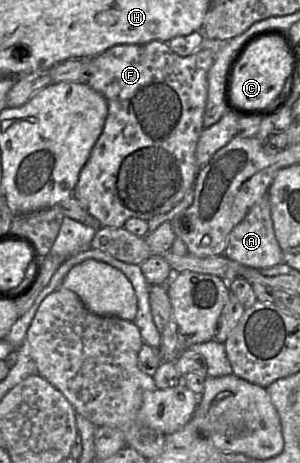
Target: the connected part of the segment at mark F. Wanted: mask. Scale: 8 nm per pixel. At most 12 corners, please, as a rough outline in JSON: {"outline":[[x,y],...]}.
{"outline":[[212,49],[89,62],[108,114],[73,197],[150,220],[199,171]]}

